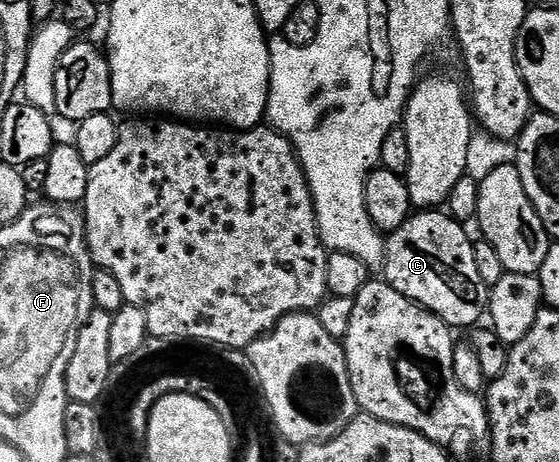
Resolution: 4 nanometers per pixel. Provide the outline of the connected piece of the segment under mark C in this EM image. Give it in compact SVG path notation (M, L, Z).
M421 209L410 215L408 221L398 231L392 232L385 245L384 282L390 283L411 302L426 307L431 313L438 315L453 329L473 329L480 324L477 323L480 319L486 318L491 290L483 281L483 277L479 277L479 265L475 261L475 243L474 240L469 240L465 230L462 224L444 210Z

